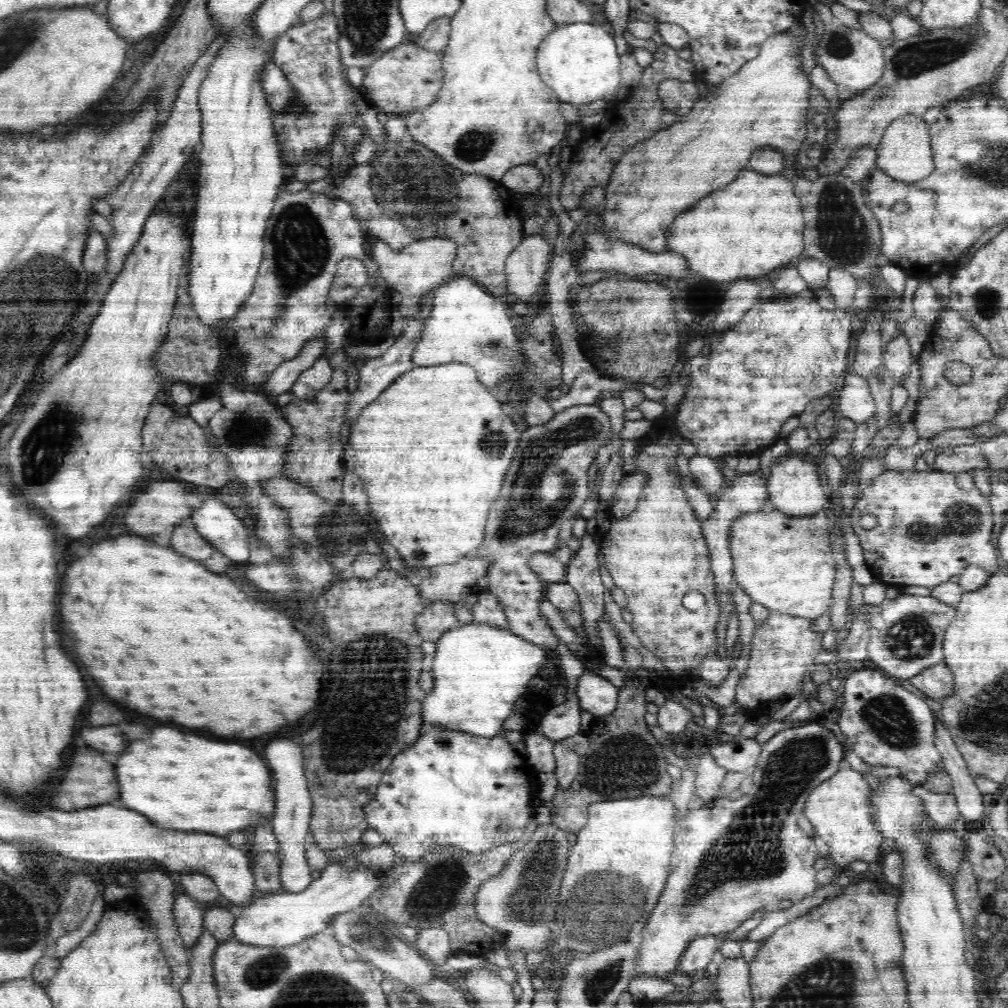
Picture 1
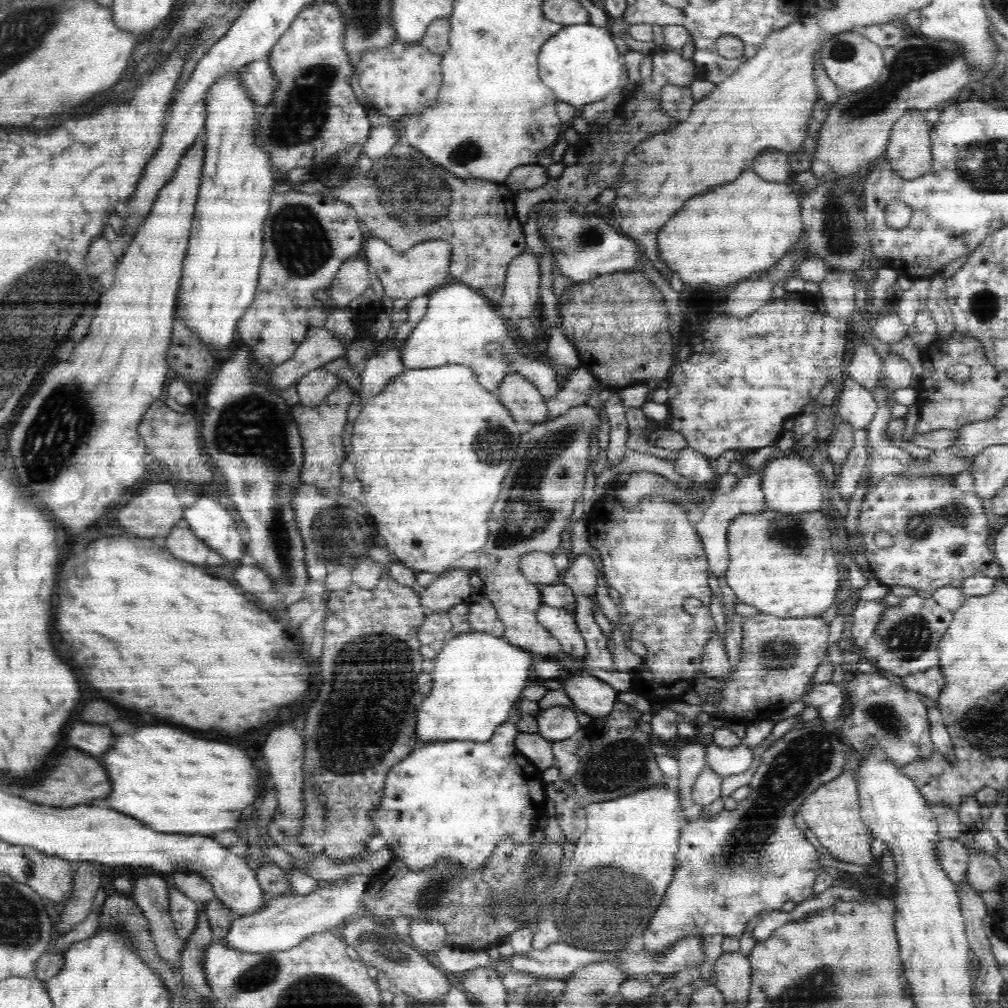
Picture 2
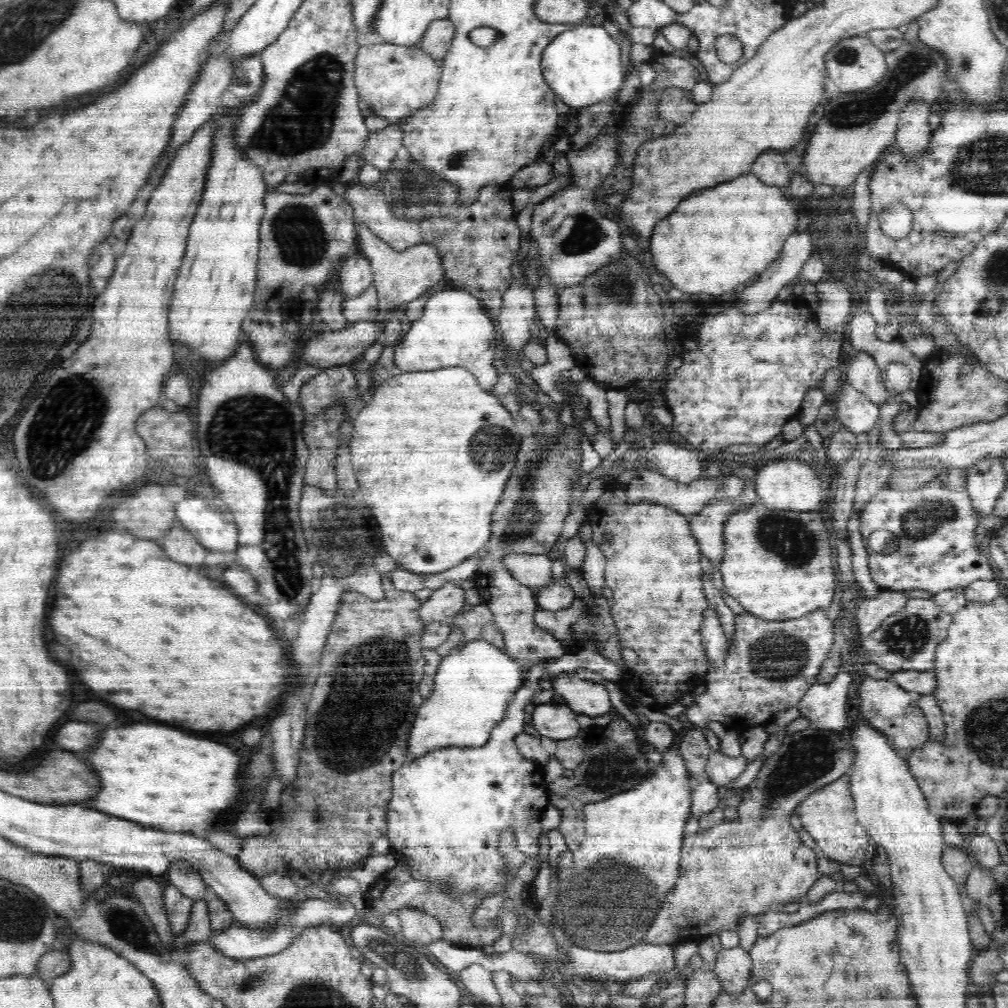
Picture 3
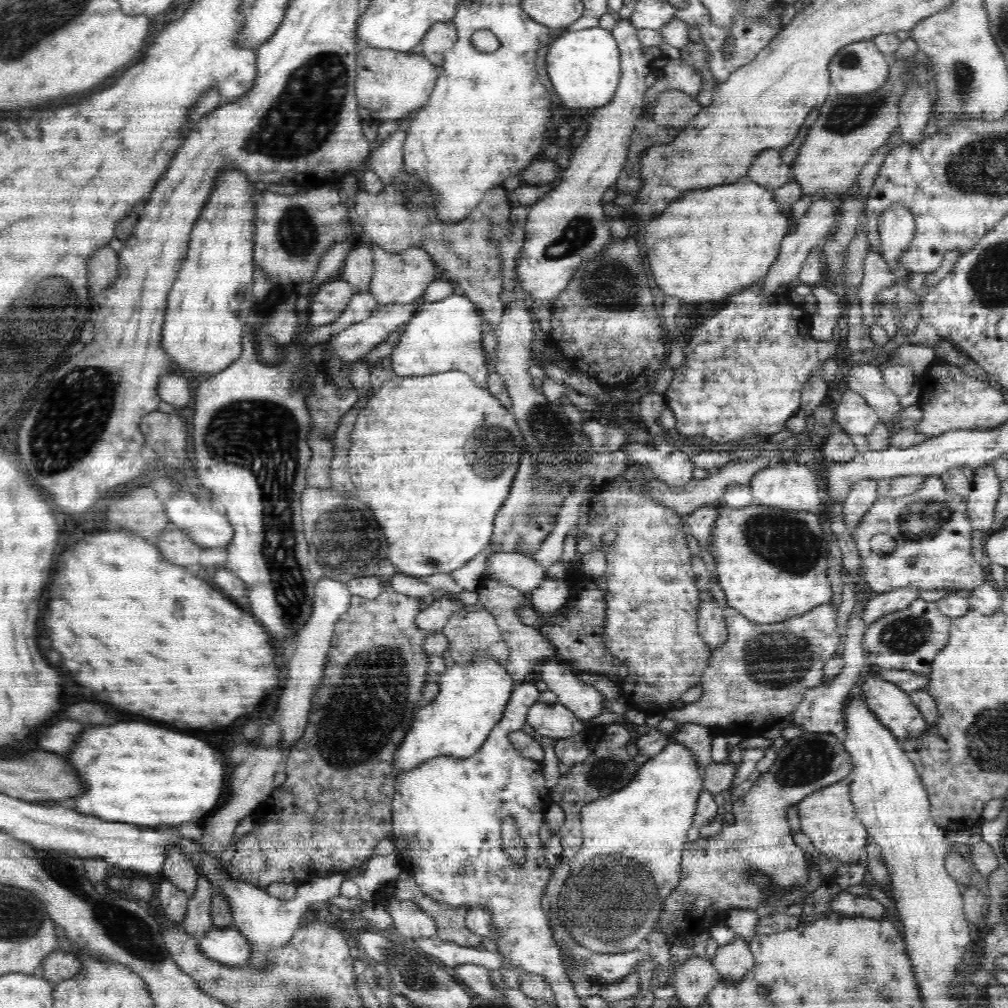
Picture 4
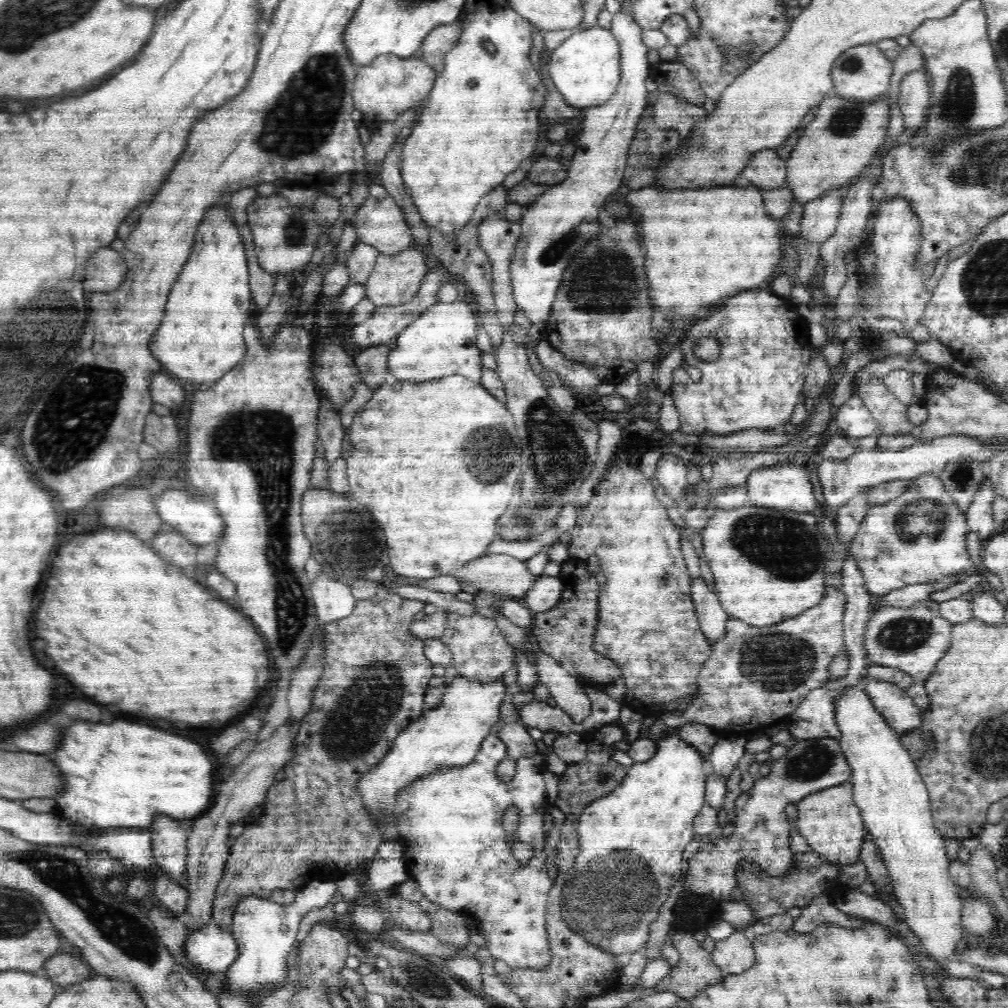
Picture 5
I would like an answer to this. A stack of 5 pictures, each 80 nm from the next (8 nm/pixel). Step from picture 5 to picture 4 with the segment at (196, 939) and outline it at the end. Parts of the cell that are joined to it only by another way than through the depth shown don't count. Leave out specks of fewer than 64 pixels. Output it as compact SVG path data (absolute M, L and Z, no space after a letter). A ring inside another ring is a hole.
M232 927L210 928L199 938L199 950L204 956L224 966L242 965L251 953L247 940Z

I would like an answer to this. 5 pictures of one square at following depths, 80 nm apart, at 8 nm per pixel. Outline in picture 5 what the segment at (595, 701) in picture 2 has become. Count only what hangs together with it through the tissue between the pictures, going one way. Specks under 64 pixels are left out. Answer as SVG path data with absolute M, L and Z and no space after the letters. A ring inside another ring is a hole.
M538 650L534 656L539 682L550 691L556 706L580 724L590 714L590 699L584 693L585 685L571 674L555 659Z

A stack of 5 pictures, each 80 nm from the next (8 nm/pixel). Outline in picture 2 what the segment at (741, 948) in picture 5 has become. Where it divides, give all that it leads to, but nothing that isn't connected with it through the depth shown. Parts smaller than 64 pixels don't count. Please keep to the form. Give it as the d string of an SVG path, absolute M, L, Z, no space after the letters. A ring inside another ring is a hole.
M740 951L725 952L715 962L714 982L730 1007L748 1004L752 969L749 957Z

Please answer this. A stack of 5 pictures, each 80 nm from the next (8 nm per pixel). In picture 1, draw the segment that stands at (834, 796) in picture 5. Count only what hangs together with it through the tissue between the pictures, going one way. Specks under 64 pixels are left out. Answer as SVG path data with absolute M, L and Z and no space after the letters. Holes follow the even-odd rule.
M850 767L838 770L808 796L804 815L812 823L816 835L828 845L829 859L838 869L855 861L875 863L886 853L881 849L884 835L876 831L872 823L872 794L876 792L871 779Z

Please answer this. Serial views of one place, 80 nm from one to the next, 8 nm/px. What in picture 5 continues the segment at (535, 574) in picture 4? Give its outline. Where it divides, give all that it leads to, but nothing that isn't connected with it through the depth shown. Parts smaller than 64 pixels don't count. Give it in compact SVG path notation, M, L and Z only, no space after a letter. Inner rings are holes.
M486 554L476 560L467 562L462 568L453 572L454 578L464 585L472 585L475 590L492 593L492 594L508 594L510 597L517 599L523 597L534 584L538 576L534 576L528 572L525 561L516 559L506 554Z

